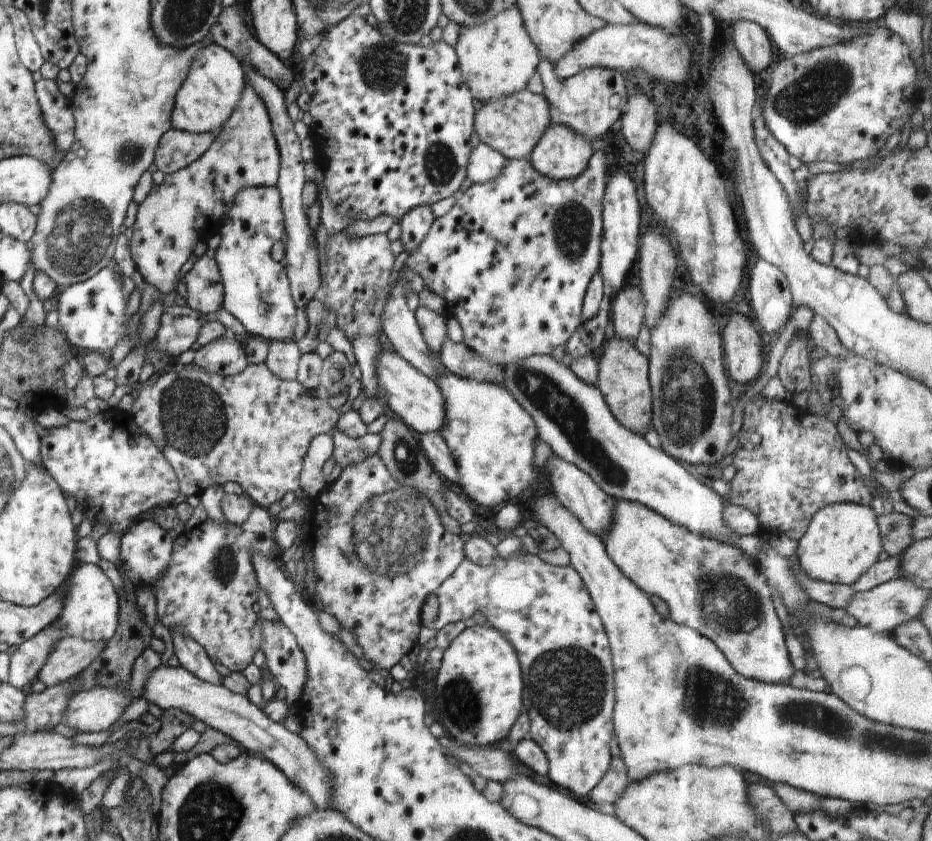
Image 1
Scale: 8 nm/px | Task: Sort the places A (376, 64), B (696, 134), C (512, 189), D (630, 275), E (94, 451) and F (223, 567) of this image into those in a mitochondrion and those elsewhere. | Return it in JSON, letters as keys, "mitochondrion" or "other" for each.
{"A":"mitochondrion","B":"other","C":"other","D":"other","E":"other","F":"mitochondrion"}

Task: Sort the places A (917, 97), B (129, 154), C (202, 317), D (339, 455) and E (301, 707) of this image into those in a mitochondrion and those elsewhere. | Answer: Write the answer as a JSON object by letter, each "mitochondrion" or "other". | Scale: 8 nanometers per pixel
{"A":"other","B":"mitochondrion","C":"other","D":"other","E":"other"}

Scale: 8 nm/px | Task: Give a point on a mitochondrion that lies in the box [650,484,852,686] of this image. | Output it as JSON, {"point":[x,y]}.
{"point":[726,601]}

